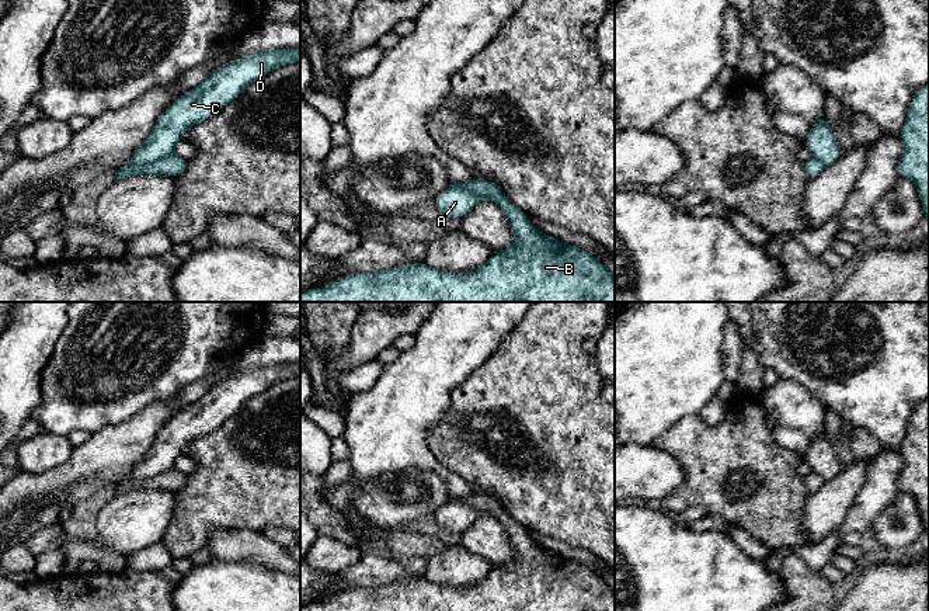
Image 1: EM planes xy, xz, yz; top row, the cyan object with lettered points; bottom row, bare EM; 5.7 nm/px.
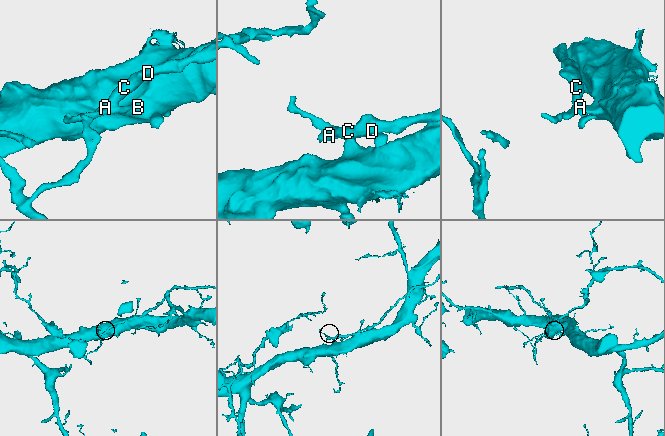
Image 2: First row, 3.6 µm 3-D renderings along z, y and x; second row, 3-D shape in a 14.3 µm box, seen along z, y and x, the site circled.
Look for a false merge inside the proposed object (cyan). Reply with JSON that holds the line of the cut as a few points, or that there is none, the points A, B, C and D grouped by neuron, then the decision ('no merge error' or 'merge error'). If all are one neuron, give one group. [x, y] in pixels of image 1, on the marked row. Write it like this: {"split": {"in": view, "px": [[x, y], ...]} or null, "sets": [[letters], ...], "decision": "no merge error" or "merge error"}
{"split": {"in": "xy", "px": [[171, 153], [141, 166], [125, 167]]}, "sets": [["A", "C", "D"], ["B"]], "decision": "merge error"}

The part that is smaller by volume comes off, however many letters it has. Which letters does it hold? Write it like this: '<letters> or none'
A, C, D

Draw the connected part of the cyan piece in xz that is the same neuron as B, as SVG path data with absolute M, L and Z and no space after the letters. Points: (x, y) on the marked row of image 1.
M477 177L467 183L450 180L450 185L460 185L477 197L494 201L515 235L512 244L493 254L483 267L472 272L443 272L424 263L413 263L392 270L344 275L323 288L300 291L300 302L615 302L612 272L589 251L566 244L535 228L528 213L515 206L495 183Z

